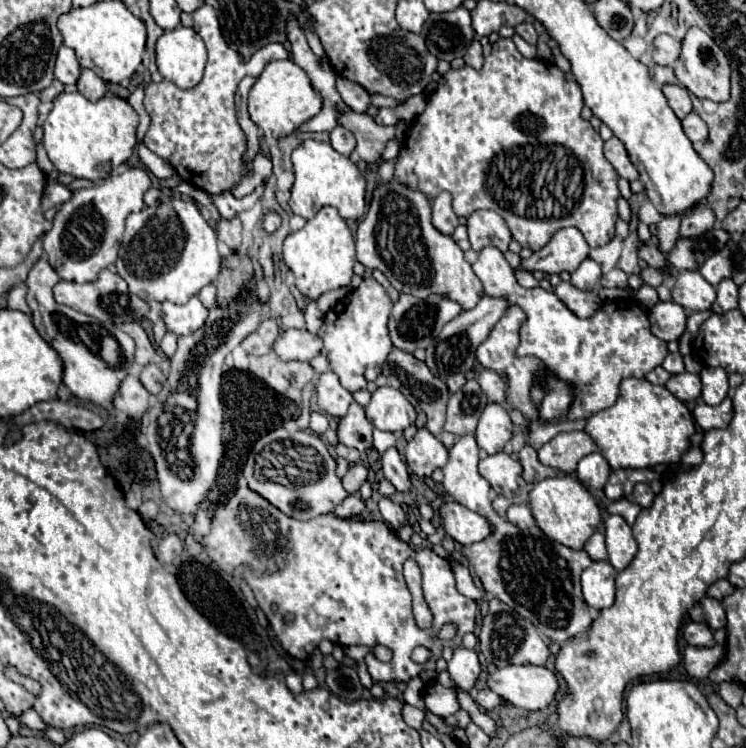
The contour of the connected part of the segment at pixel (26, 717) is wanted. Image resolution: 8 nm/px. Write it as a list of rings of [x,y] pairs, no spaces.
[[[27,709],[27,711],[23,711],[19,719],[21,719],[21,723],[27,725],[29,729],[35,729],[35,731],[43,731],[43,729],[47,729],[47,725],[45,725],[43,719],[35,713],[35,709]]]

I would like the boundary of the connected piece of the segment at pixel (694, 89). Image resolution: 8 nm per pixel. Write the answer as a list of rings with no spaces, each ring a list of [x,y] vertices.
[[[691,27],[683,39],[683,51],[675,63],[675,75],[679,83],[699,99],[711,99],[715,103],[729,99],[729,61],[717,43],[697,27]]]

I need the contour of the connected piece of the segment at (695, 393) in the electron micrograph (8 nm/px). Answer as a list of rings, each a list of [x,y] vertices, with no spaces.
[[[693,373],[673,375],[665,387],[683,403],[691,403],[701,395],[701,379]]]

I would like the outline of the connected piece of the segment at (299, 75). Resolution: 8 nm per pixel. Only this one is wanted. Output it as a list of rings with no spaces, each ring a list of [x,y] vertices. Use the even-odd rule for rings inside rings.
[[[291,59],[267,63],[249,93],[249,115],[253,123],[263,129],[267,139],[281,139],[291,135],[301,123],[305,123],[309,117],[315,117],[321,111],[321,105],[323,101],[317,97],[317,91],[313,89],[307,73]]]

